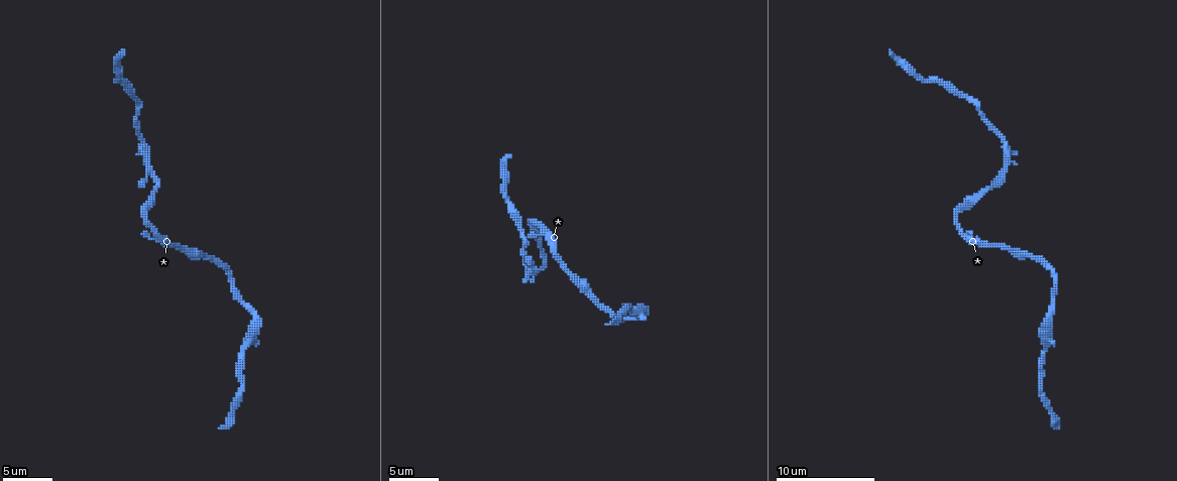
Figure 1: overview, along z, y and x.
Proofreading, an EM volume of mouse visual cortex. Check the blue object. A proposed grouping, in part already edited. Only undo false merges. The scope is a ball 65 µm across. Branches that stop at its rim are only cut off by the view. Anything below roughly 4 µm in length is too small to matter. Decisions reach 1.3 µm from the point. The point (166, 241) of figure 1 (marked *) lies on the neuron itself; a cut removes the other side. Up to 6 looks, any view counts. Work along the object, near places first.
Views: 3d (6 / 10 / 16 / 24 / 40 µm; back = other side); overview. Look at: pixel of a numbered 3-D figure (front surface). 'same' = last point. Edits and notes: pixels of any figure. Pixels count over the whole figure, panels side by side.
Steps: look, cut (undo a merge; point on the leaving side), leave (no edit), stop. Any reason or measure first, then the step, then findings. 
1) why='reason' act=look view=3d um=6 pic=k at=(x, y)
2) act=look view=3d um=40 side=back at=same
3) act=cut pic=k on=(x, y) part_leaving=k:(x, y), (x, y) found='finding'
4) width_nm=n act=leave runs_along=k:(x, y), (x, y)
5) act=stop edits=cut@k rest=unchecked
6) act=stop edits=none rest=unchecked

why='side arm on a straight run' act=look view=3d um=10 pic=1 at=(1002, 173)

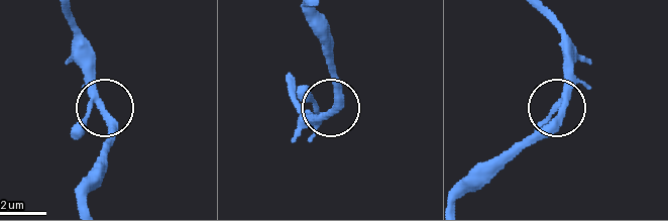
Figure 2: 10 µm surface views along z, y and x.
act=look view=3d um=10 side=back pic=2 at=(104, 110)

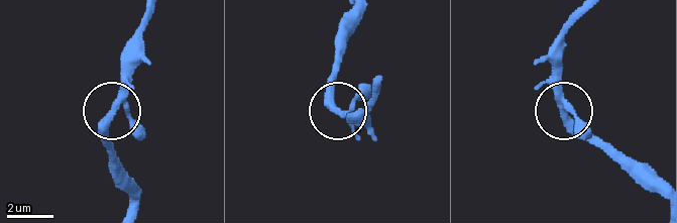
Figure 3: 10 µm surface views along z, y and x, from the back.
act=leave runs_along=3:(655, 193), (638, 185), (568, 115), (562, 104), (562, 66) found='one neuron here'

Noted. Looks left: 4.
why='thick turns thin' act=look view=3d um=10 pic=1 at=(919, 79)

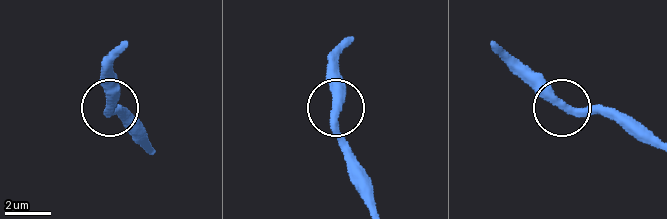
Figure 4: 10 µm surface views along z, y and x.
act=leave runs_along=4:(656, 148), (597, 111), (563, 107), (508, 53) found='continuous, no second neuron'

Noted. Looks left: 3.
why='calibre changes' act=look view=3d um=6 pic=1 at=(956, 91)

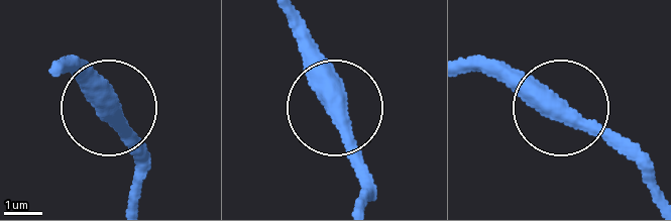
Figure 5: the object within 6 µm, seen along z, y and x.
why='other side' act=look view=3d um=6 side=back pic=5 at=(112, 116)

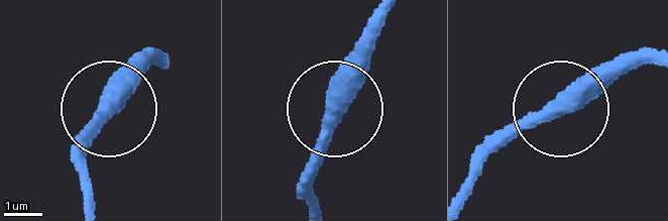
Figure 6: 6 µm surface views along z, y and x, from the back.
act=leave runs_along=6:(88, 191), (88, 139), (117, 85), (152, 49) found='all the same neuron'

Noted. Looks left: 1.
act=stop edits=none rest=unchecked

